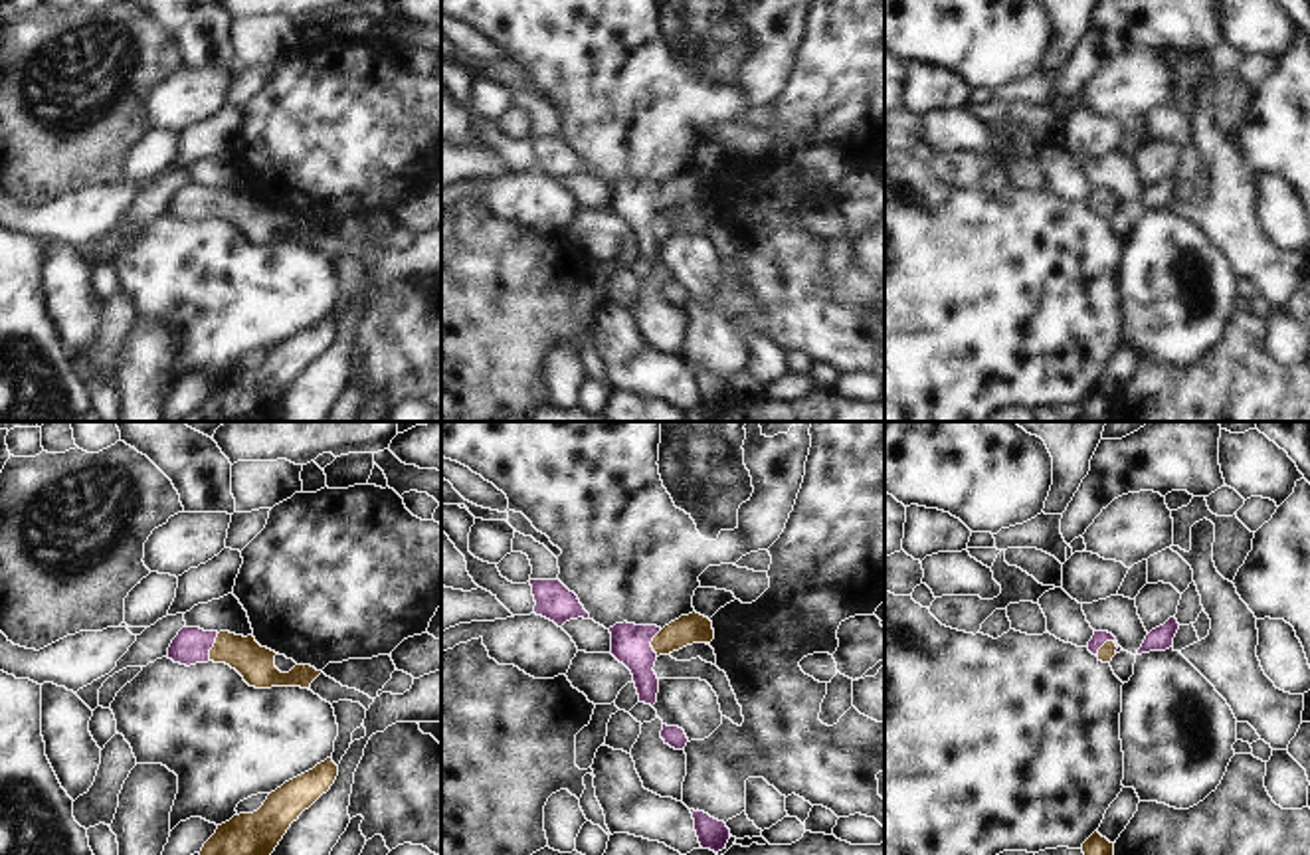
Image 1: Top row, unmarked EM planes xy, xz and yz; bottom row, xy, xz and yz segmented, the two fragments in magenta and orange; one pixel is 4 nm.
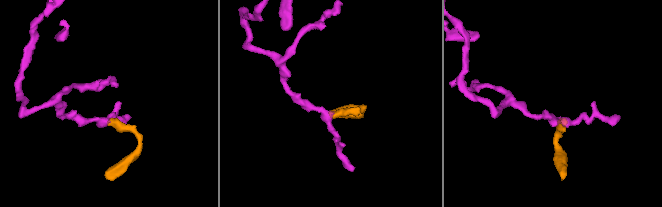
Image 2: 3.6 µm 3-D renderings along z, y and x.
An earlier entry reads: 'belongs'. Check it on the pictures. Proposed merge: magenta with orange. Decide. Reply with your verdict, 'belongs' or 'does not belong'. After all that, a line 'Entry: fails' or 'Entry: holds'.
belongs
Entry: holds

